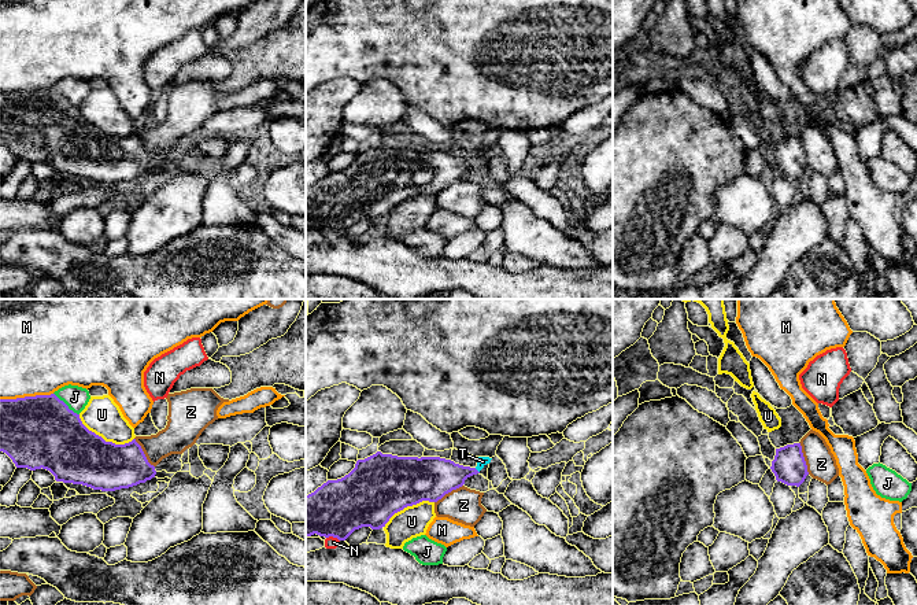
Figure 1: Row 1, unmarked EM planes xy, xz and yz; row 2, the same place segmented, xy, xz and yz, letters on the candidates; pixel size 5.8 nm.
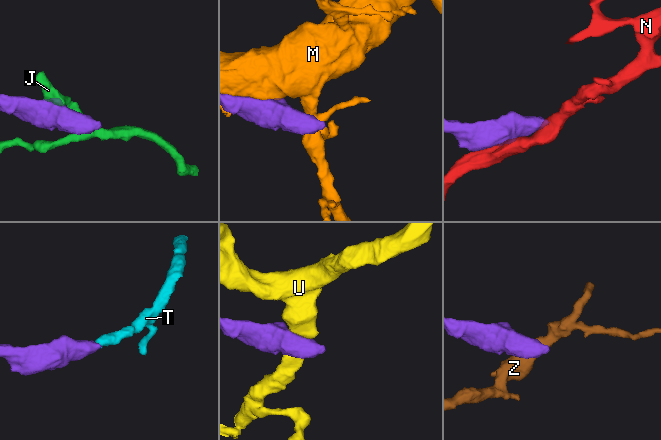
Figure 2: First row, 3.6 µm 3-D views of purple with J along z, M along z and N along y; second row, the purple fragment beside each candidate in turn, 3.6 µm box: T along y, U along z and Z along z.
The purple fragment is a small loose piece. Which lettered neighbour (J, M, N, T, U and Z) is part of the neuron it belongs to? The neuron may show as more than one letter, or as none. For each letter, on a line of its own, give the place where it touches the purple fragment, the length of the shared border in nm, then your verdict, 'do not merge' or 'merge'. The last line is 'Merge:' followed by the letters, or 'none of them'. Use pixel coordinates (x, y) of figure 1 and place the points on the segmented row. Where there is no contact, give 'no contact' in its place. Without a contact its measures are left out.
J: xy (66, 405) | 200 nm | do not merge
M: xy (26, 397) | 320 nm | do not merge
N: xz (333, 537) | 80 nm | do not merge
T: xz (477, 471) | 40 nm | merge
U: xy (103, 439) | 360 nm | do not merge
Z: yz (803, 458) | 200 nm | do not merge
Merge: T

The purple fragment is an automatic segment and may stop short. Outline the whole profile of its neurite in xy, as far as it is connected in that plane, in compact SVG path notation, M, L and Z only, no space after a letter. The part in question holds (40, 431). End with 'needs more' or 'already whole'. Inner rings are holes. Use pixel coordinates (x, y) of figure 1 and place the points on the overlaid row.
M55 394L0 399L0 451L5 453L16 468L42 468L49 471L56 482L101 491L129 488L156 475L155 466L148 462L136 439L125 444L106 442L89 431L80 414L70 410Z; already whole

